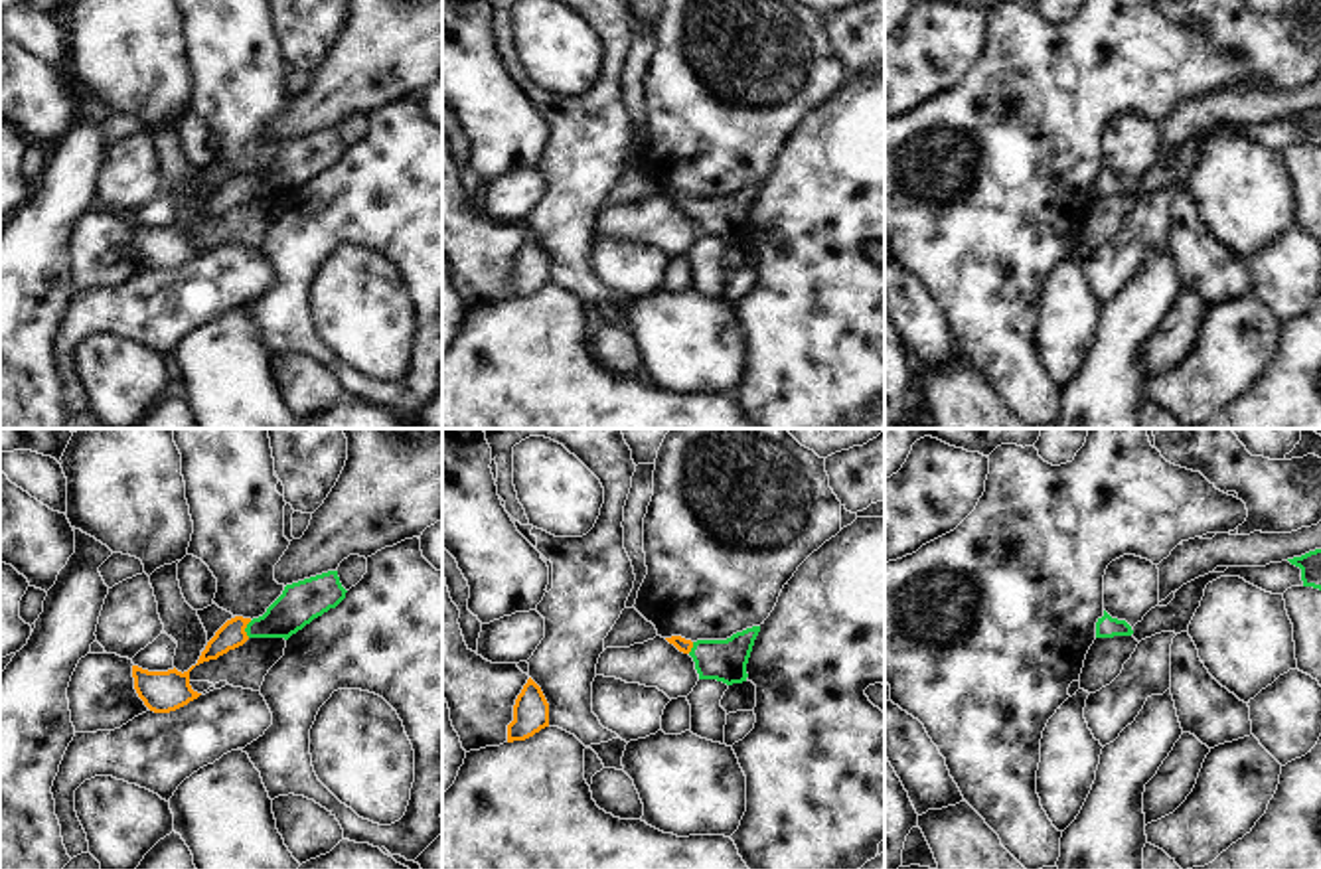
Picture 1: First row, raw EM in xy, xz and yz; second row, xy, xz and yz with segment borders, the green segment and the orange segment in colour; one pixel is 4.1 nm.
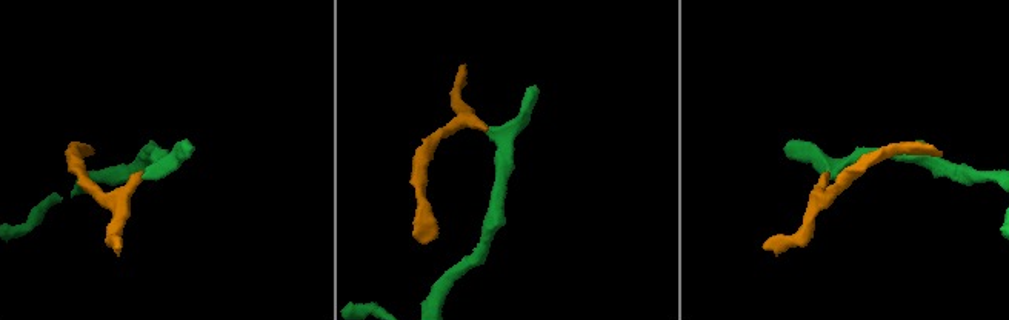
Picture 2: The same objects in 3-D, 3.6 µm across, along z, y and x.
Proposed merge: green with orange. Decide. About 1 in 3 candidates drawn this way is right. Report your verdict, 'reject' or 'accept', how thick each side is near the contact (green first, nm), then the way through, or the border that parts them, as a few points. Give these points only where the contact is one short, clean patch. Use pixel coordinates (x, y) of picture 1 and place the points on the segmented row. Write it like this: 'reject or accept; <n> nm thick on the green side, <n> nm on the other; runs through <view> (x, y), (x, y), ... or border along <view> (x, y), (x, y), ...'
accept; 170 nm thick on the green side, 110 nm on the other; runs through xy (301, 603), (277, 623), (245, 629), (232, 634)

